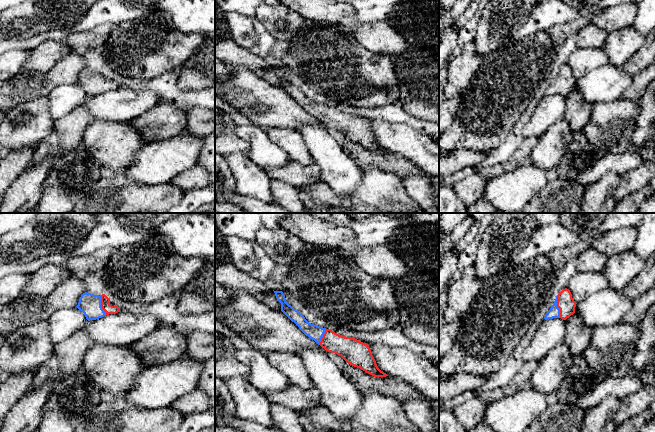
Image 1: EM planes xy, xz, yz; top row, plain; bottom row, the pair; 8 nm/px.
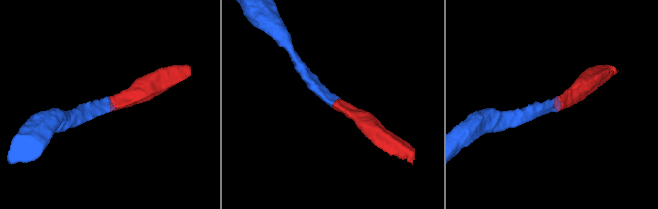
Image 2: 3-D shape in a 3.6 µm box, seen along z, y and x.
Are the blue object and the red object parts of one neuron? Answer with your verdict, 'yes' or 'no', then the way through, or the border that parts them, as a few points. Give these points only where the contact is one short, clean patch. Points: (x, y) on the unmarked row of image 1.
yes; way yz (554, 88), (557, 83), (565, 78)

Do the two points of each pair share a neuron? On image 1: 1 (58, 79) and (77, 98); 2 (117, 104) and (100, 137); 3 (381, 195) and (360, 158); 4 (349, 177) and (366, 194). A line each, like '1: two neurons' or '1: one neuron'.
1: two neurons
2: two neurons
3: two neurons
4: two neurons

